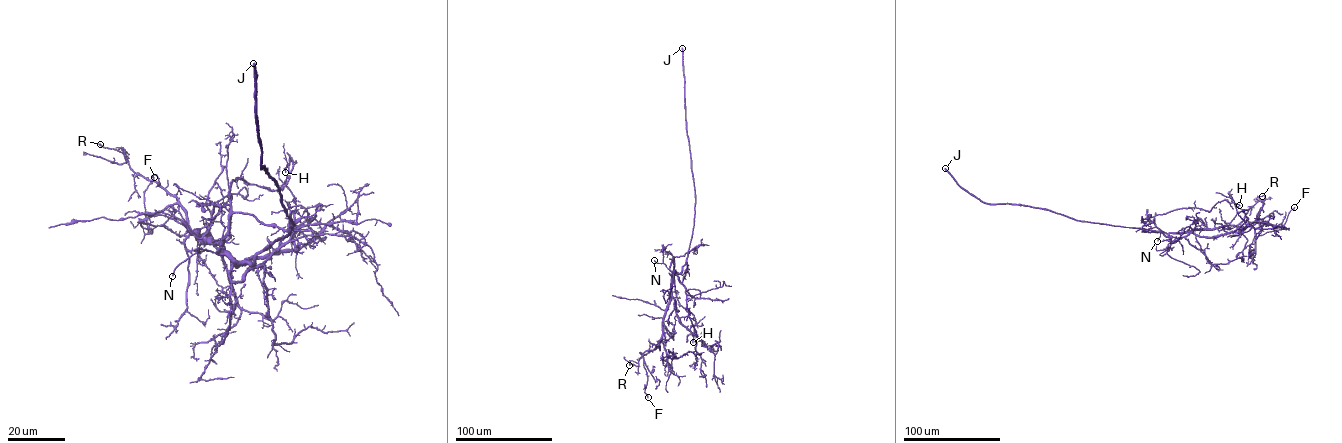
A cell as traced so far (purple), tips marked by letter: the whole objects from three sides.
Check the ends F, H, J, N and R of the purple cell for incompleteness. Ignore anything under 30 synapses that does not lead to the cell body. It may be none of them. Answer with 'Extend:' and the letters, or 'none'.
Extend: J, N

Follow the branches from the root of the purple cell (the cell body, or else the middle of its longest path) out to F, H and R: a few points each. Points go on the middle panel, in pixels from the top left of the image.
F: (691, 237), (686, 263), (680, 273), (673, 273), (659, 345), (643, 353), (647, 376), (644, 392), (648, 397)
H: (691, 237), (681, 271), (676, 273), (669, 269), (674, 257), (677, 298), (695, 319), (693, 342)
R: (691, 237), (686, 263), (680, 273), (673, 273), (659, 345), (643, 355), (637, 363), (630, 360), (629, 365)

